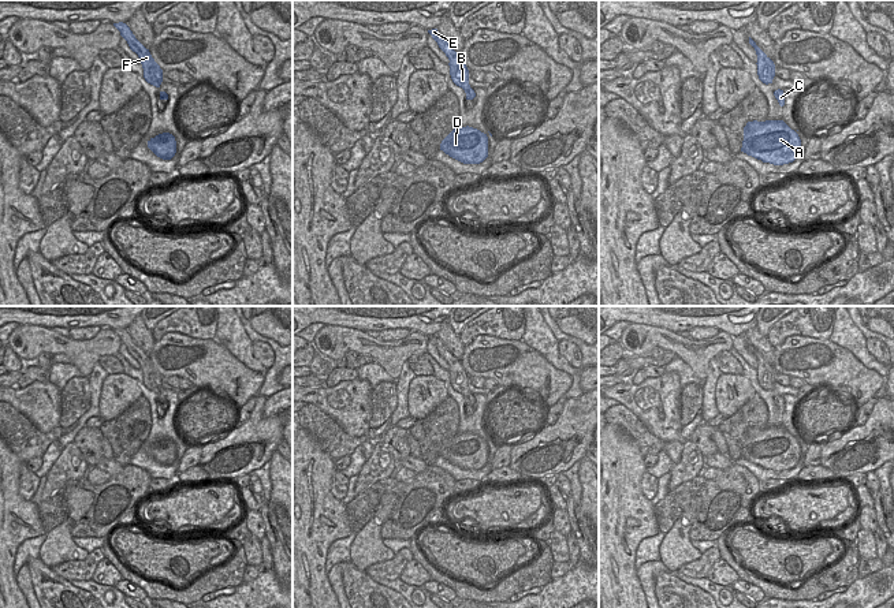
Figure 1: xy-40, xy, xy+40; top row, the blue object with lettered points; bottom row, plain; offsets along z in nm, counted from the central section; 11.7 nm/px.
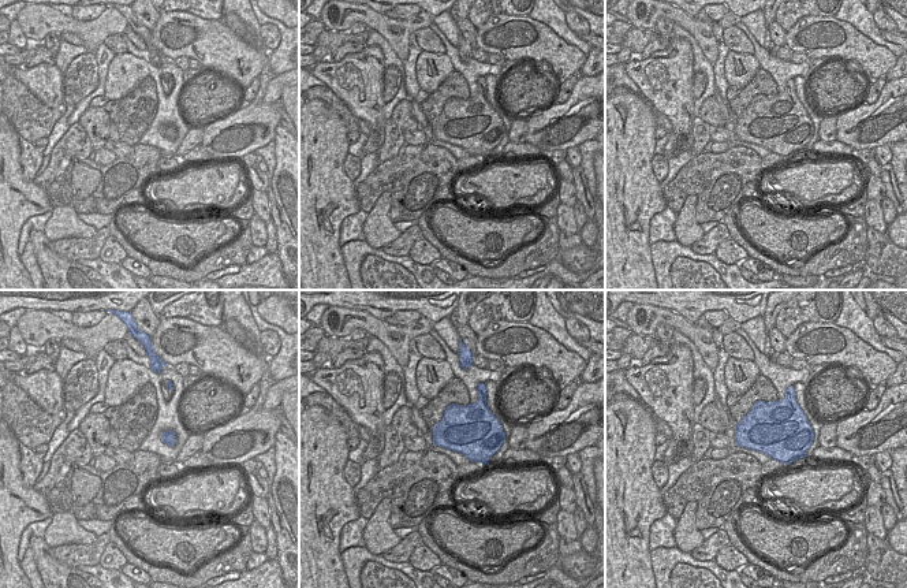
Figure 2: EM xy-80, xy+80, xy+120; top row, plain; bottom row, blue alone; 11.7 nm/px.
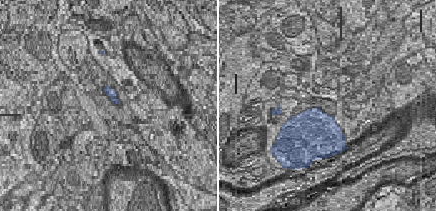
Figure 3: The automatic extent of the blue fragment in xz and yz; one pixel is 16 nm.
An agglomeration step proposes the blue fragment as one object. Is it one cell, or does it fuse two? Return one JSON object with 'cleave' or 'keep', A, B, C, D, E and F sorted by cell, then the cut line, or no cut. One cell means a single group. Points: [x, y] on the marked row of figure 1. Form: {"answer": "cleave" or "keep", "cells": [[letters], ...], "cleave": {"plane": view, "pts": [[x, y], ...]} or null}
{"answer": "keep", "cells": [["A", "B", "C", "D", "E", "F"]], "cleave": null}

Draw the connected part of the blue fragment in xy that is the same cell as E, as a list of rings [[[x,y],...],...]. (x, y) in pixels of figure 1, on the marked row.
[[[437,29],[428,30],[432,38],[437,42],[439,48],[446,53],[450,63],[450,75],[452,82],[462,87],[466,93],[466,100],[473,100],[476,97],[474,90],[469,85],[469,70],[463,63],[461,53],[457,53],[444,37],[437,31]]]

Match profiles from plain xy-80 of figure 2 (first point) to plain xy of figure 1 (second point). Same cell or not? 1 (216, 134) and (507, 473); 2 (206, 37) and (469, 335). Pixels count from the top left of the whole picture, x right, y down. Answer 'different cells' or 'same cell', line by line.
1: different cells
2: different cells

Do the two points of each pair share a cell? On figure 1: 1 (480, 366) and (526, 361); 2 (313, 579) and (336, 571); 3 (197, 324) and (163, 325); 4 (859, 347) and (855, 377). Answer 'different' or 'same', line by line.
1: same
2: different
3: same
4: different

